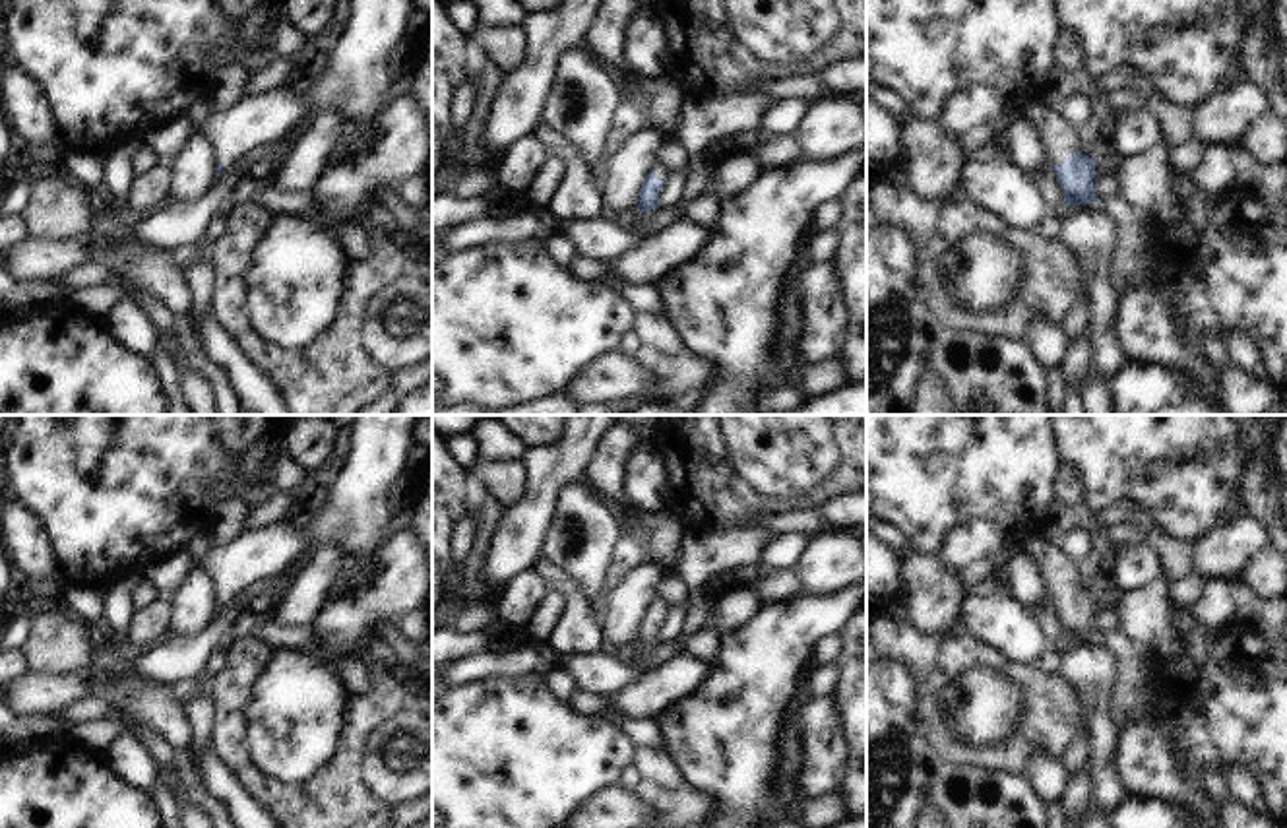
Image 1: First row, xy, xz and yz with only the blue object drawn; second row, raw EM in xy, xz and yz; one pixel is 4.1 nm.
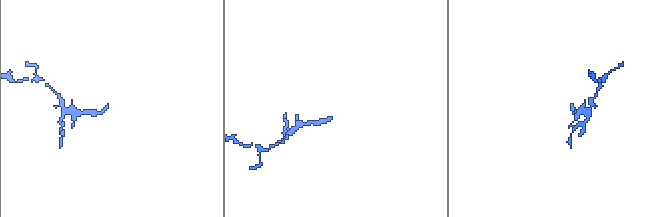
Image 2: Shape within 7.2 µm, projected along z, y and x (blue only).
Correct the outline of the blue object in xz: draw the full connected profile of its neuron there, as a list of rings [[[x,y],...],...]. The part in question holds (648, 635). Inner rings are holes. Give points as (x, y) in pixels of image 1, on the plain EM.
[[[655,599],[649,609],[645,611],[640,632],[638,632],[638,644],[642,648],[649,648],[659,640],[659,626],[665,619],[665,613],[671,609],[671,605],[663,603],[661,599]]]

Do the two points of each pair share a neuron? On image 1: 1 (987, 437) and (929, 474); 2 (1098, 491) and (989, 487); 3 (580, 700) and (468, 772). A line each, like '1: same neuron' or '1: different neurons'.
1: same neuron
2: different neurons
3: different neurons

